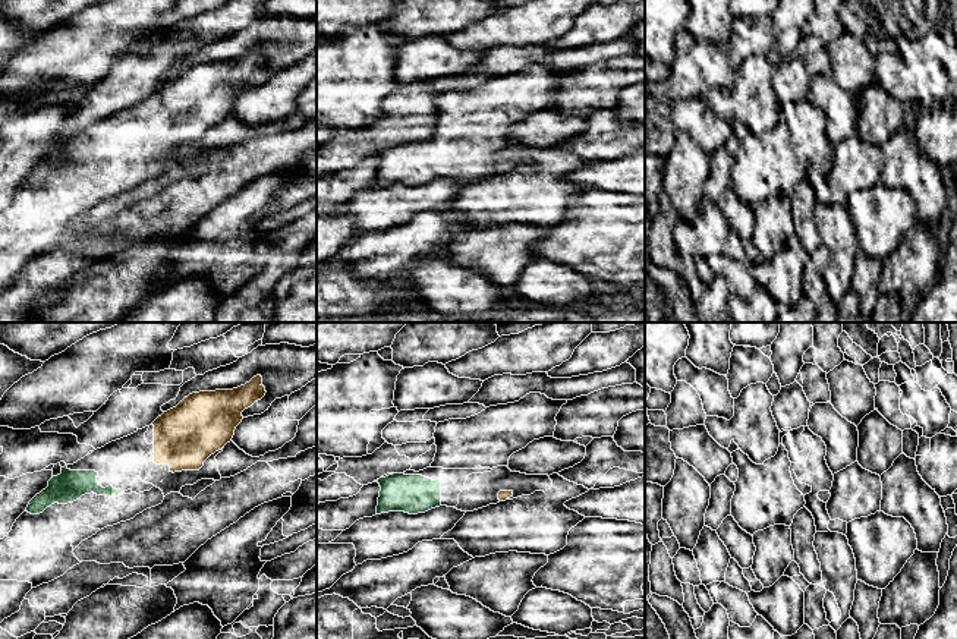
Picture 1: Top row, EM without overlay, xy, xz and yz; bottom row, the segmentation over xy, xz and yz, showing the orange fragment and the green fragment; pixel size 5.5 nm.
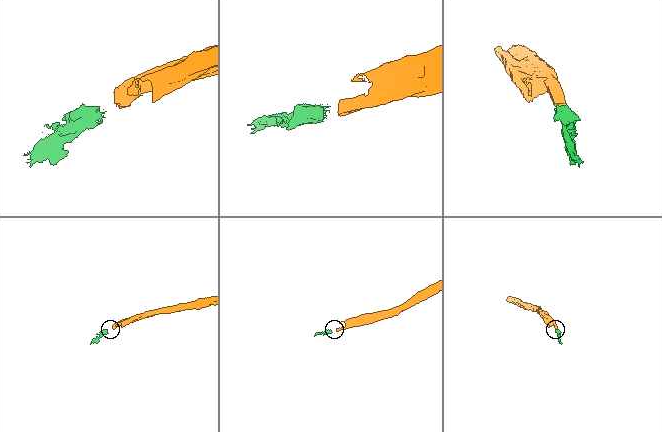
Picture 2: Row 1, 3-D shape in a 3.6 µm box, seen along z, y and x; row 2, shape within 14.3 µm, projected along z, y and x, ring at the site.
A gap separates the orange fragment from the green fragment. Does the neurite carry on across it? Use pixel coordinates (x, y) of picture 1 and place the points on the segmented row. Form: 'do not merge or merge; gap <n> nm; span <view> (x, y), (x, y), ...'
merge; gap 240 nm; span xy (154, 462), (123, 491)

